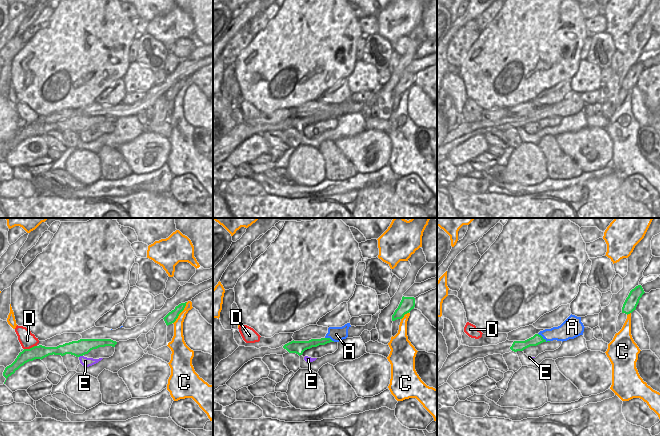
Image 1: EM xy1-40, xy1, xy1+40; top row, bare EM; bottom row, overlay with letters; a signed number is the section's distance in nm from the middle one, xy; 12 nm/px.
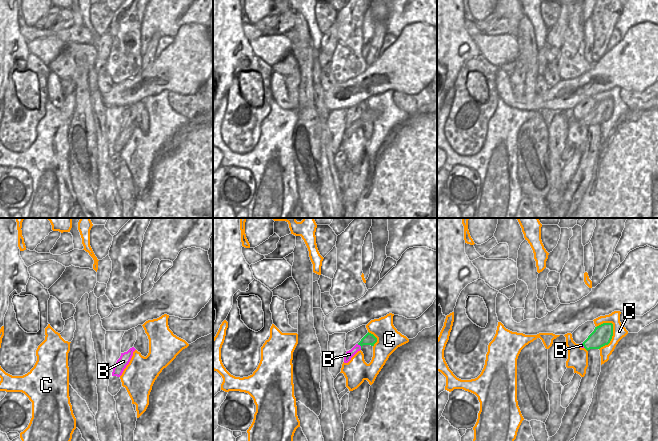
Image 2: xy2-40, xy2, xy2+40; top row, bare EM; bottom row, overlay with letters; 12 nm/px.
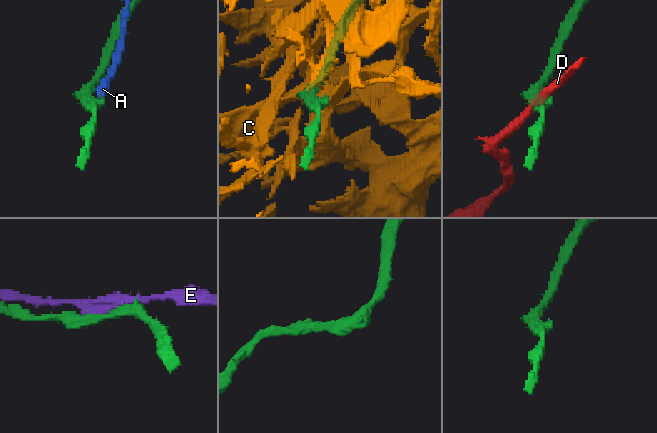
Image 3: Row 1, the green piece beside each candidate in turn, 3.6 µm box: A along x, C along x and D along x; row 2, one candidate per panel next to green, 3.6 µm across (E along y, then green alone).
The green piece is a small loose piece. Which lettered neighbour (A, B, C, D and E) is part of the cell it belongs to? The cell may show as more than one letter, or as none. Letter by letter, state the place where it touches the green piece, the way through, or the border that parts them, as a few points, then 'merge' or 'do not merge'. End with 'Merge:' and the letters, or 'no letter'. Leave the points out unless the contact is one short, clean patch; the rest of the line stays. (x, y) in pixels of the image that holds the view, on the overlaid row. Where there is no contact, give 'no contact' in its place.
A: meets green in xy1+40 at (544, 339); border along xy1+40 (538, 333), (549, 341); do not merge
B: meets green in xy2 at (360, 345); runs through xy2 (369, 339), (360, 345), (349, 354); merge
C: meets green in xy2+40 at (611, 337); do not merge
D: meets green in xy1-40 at (30, 348); border along xy1-40 (36, 345), (24, 349); do not merge
E: meets green in xy1-40 at (80, 355); do not merge
Merge: B

